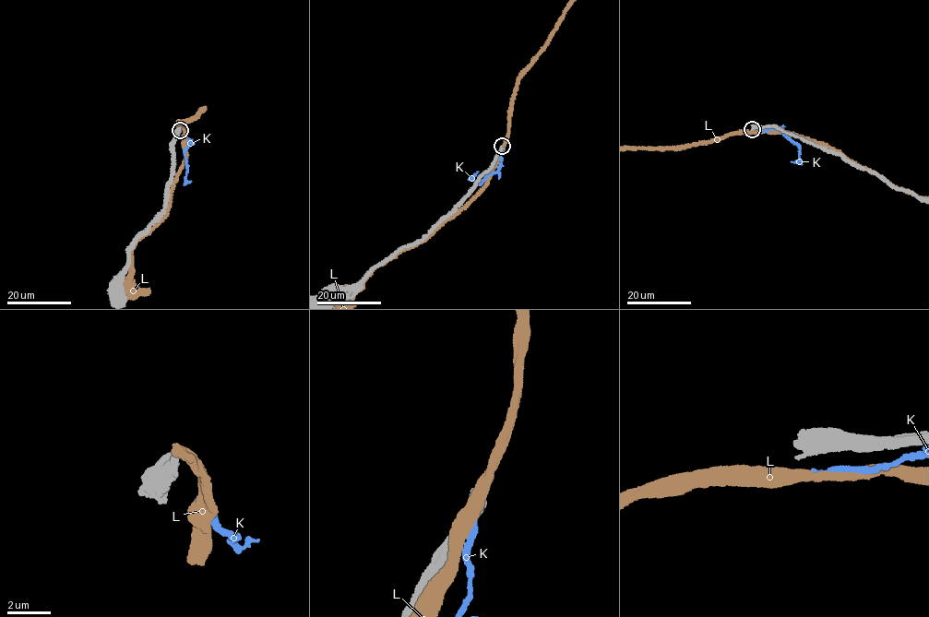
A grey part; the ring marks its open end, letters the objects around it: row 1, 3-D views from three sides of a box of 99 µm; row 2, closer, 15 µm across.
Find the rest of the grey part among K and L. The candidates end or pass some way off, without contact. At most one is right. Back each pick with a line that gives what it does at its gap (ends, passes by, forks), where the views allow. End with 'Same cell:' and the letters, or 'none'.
Same cell: none

